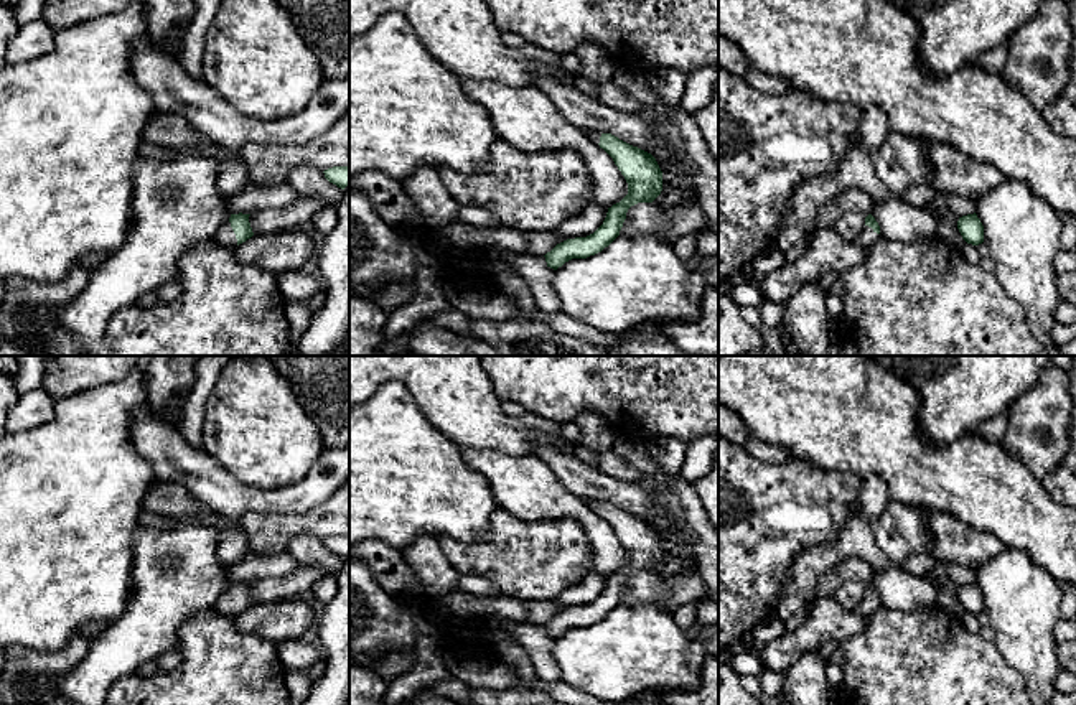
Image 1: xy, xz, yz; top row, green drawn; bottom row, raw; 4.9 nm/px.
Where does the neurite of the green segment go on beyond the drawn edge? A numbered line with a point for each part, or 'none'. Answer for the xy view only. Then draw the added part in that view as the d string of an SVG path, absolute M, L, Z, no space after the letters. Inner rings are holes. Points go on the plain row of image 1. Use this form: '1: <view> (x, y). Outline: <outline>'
1: xy (224, 605). Outline: M229 588L218 598L218 601L211 608L218 614L232 616L232 618L237 614L237 608L231 596Z

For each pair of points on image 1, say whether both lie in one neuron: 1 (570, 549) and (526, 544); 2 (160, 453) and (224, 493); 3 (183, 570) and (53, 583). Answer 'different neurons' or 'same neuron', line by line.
1: same neuron
2: same neuron
3: different neurons

